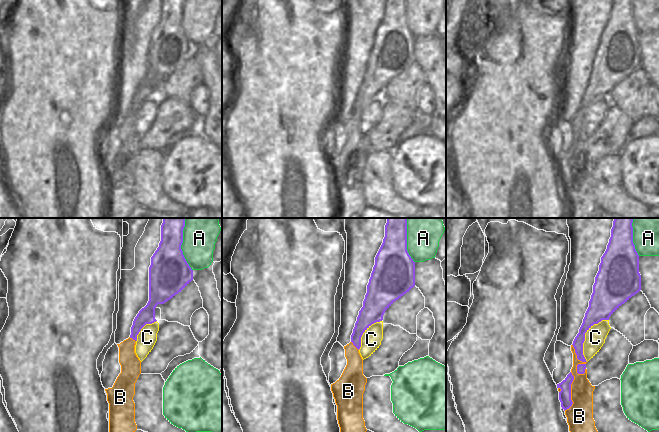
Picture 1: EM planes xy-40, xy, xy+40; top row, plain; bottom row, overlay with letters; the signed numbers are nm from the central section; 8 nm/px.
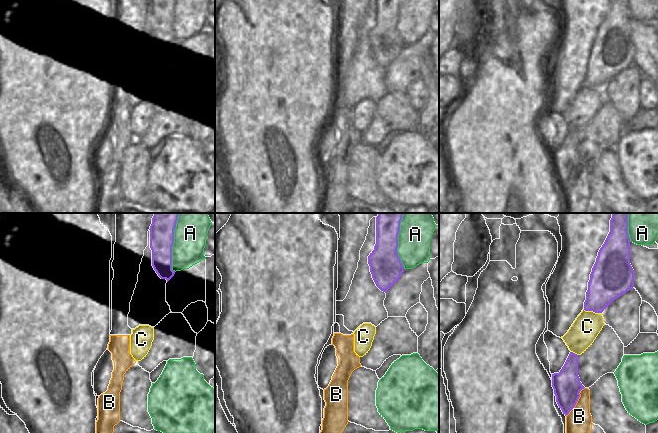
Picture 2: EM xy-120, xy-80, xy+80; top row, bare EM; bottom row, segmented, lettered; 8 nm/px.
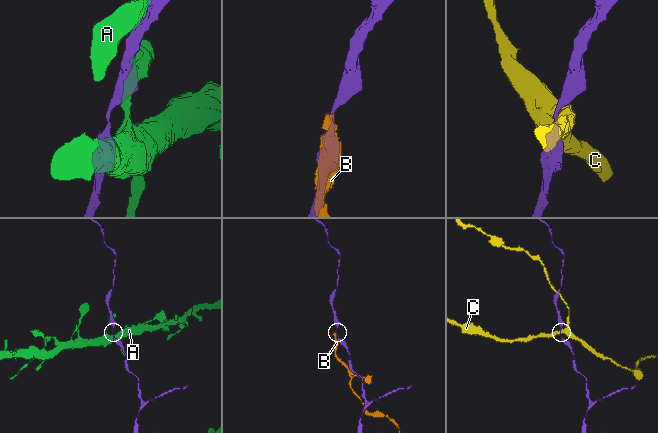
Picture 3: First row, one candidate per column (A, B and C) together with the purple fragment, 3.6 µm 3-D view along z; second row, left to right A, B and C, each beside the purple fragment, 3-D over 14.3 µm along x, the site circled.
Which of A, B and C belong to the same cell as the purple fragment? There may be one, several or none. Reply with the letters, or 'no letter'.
no letter

